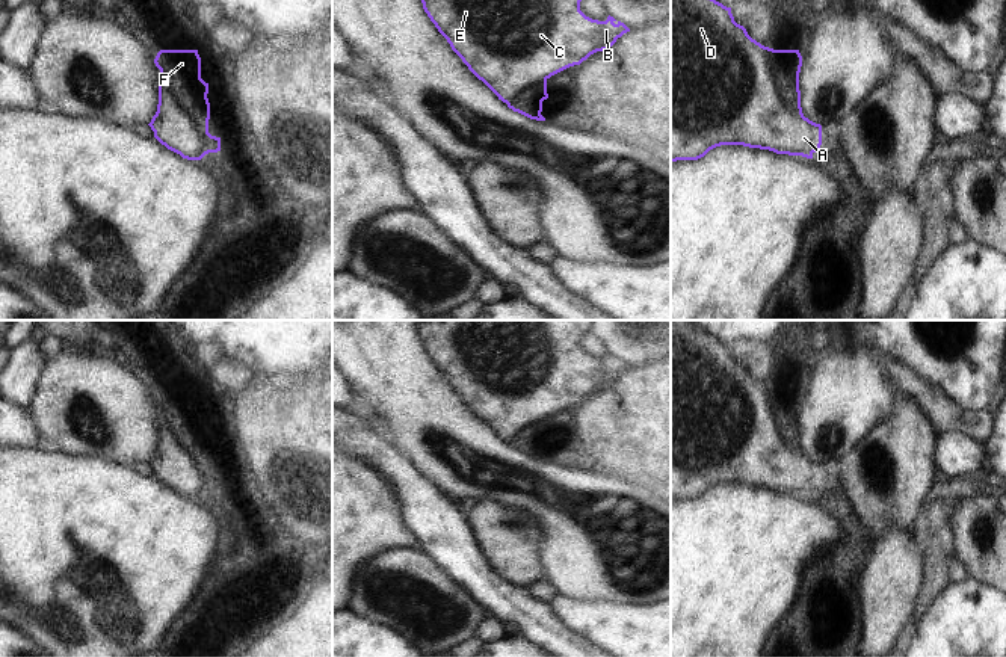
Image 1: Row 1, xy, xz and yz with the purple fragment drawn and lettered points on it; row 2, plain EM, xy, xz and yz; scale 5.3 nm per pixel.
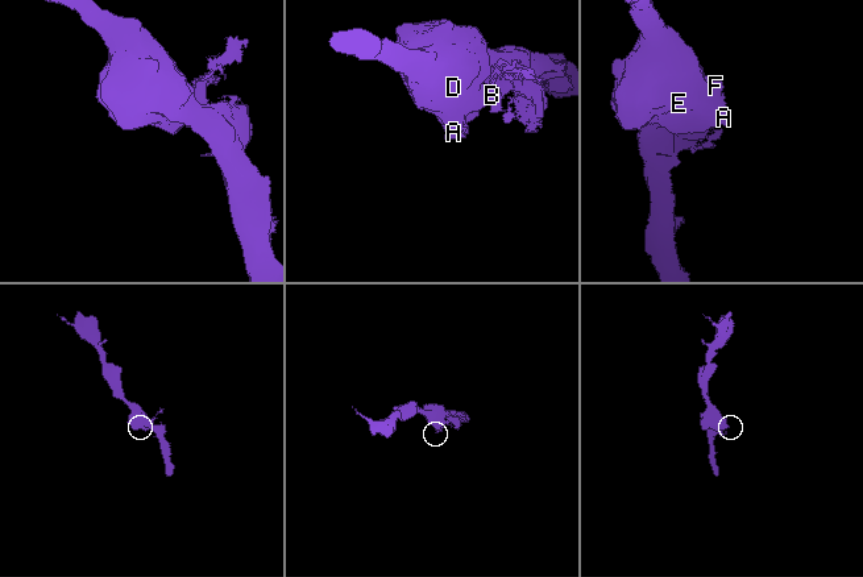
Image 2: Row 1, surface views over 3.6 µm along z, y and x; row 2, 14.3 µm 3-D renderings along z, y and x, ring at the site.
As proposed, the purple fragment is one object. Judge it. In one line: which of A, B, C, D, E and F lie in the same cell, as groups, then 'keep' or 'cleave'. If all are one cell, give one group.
A B C D E F; keep

